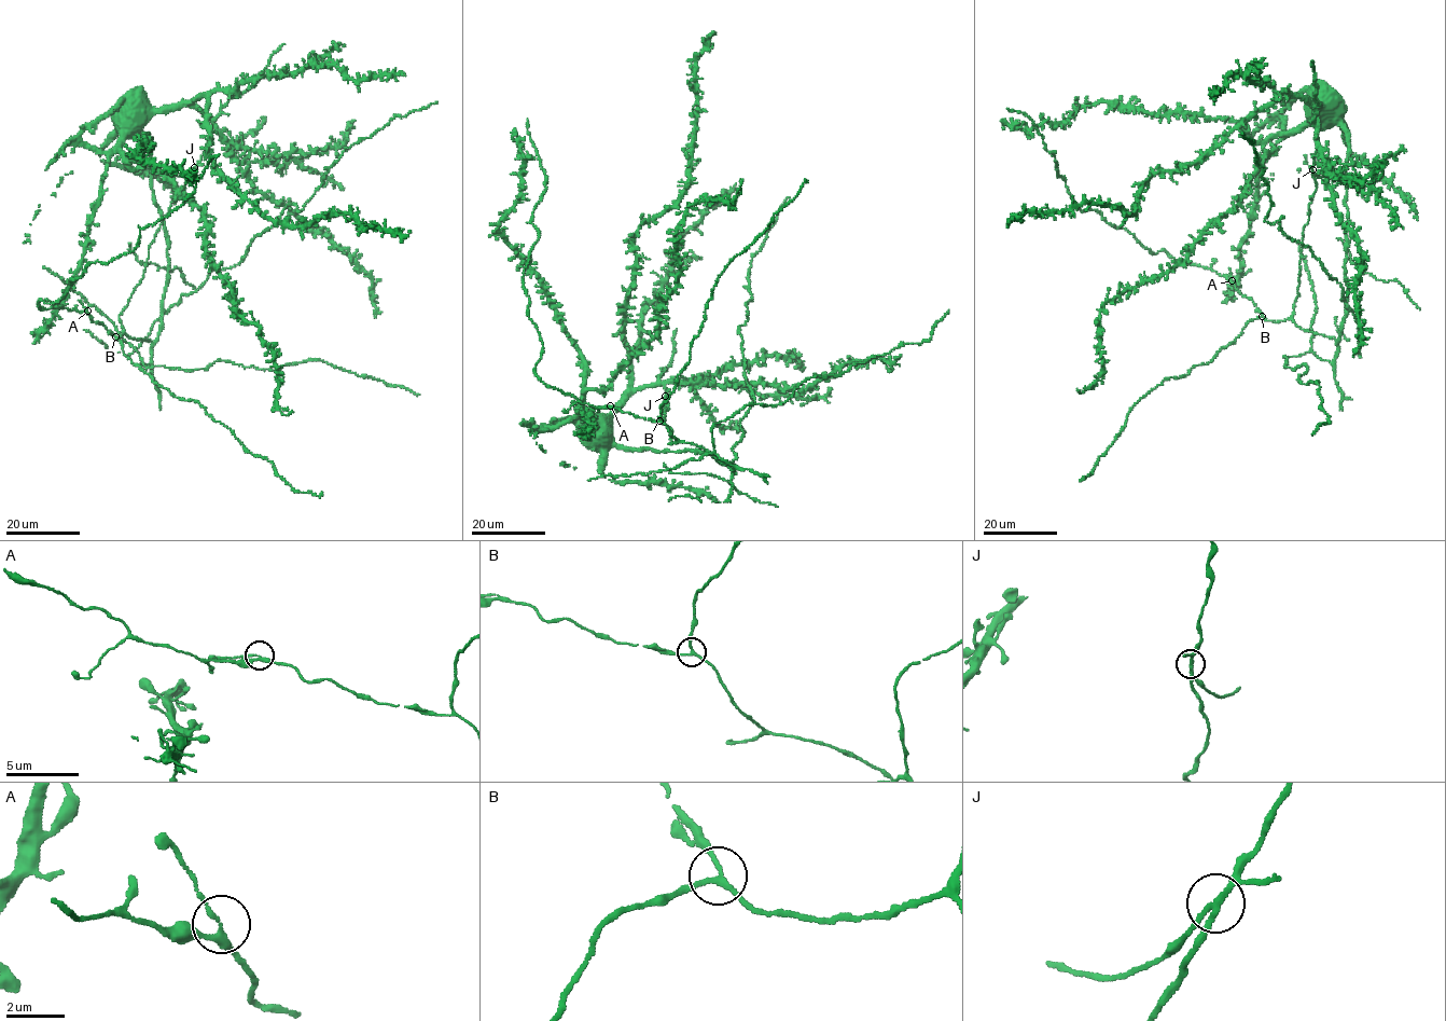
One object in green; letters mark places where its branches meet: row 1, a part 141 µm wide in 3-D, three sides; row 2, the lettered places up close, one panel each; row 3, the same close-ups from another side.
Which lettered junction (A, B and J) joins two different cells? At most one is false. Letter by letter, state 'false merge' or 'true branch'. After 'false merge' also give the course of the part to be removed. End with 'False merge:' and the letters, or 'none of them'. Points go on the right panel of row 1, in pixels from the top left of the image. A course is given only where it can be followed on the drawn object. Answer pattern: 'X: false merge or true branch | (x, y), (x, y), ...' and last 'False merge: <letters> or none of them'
A: true branch
B: true branch
J: false merge | (1312, 168), (1319, 178), (1325, 175)
False merge: J

